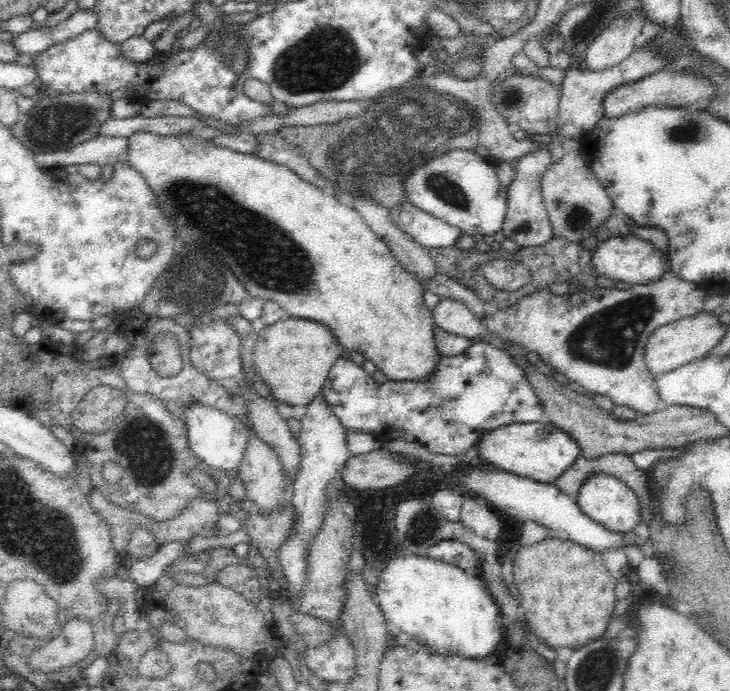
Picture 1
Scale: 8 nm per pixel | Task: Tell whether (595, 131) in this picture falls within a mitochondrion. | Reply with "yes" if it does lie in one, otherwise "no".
no

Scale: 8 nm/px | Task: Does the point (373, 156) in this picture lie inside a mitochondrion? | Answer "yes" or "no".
yes

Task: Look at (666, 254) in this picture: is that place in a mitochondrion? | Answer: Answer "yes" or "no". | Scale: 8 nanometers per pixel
no

